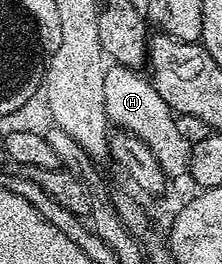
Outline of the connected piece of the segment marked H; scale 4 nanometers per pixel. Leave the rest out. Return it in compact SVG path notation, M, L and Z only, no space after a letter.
M117 64L108 68L103 80L103 99L106 100L109 123L125 133L138 136L154 153L167 179L184 176L187 173L191 143L179 135L175 113L158 95L151 81L138 75L135 69Z

